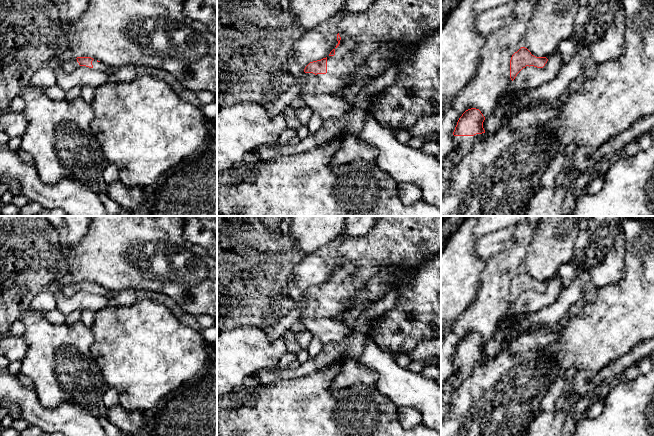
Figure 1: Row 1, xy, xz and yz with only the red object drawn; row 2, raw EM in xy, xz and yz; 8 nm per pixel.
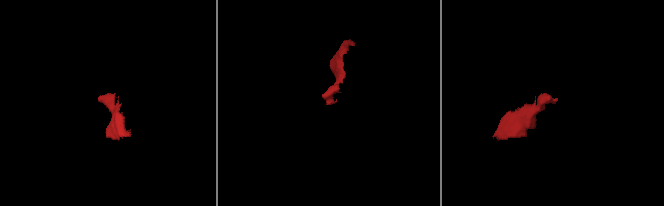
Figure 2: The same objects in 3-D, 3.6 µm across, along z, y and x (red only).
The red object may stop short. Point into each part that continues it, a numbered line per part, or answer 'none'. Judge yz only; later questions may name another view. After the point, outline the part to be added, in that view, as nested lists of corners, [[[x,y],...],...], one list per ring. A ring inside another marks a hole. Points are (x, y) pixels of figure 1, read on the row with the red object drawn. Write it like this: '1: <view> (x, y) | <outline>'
1: yz (463, 144) | [[[486,133],[476,134],[474,136],[454,136],[455,147],[448,156],[453,166],[458,165],[477,143],[484,142],[489,136]]]

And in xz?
1: xz (362, 34) | [[[375,0],[364,12],[343,12],[337,29],[341,37],[340,44],[335,48],[335,55],[327,57],[327,73],[317,74],[317,92],[335,94],[343,90],[351,74],[360,67],[370,55],[389,42],[415,42],[430,30],[441,27],[441,0]]]

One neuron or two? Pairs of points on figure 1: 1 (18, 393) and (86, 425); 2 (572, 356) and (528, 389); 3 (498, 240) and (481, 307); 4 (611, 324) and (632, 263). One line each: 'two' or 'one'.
1: one
2: two
3: two
4: one

